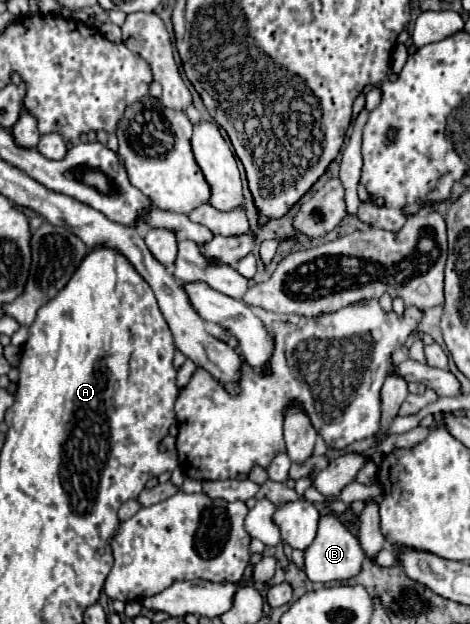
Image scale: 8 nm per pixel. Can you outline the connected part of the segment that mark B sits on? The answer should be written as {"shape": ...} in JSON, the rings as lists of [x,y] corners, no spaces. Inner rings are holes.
{"shape":[[[333,514],[321,516],[319,520],[319,534],[315,542],[305,550],[305,574],[313,582],[333,582],[333,580],[349,580],[361,572],[365,554],[359,546],[357,536],[339,522]]]}

